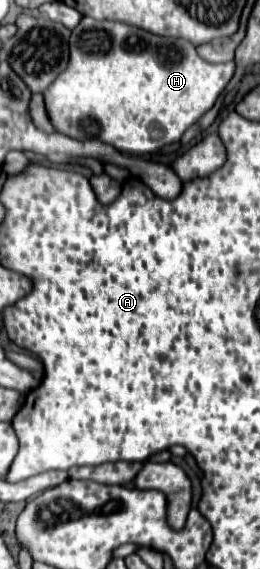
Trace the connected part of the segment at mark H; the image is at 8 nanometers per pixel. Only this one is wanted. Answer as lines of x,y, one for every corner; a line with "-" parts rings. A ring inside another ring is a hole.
81,18
71,30
69,64
43,92
47,116
55,128
75,140
99,138
127,154
151,154
165,144
177,142
217,100
235,70
233,62
211,64
199,58
195,46
181,38
155,36
137,26
111,20

